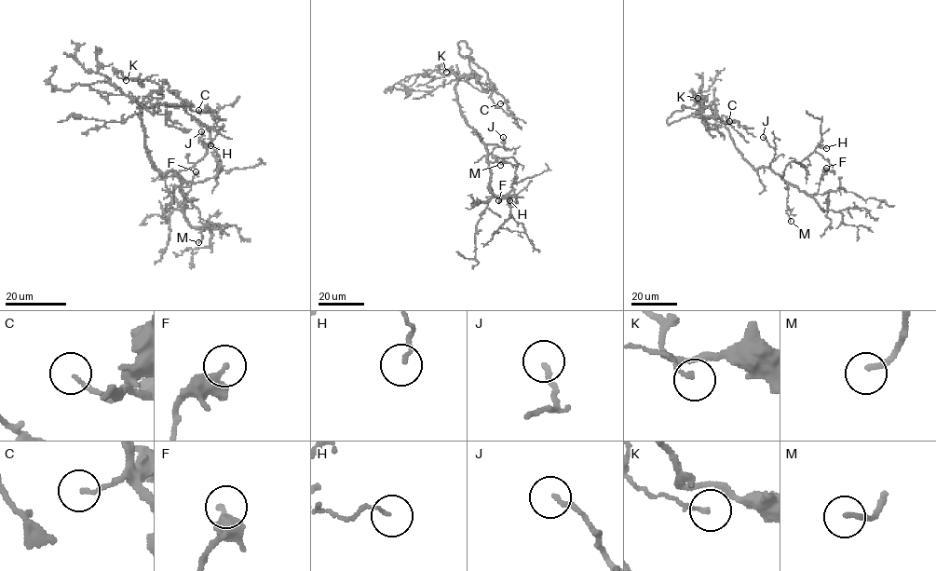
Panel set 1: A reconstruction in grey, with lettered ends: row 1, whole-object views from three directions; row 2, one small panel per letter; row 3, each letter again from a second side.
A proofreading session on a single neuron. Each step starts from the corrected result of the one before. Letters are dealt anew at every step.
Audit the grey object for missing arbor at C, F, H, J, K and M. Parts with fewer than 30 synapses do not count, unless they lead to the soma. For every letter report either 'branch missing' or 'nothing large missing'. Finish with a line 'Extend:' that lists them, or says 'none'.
C: nothing large missing
F: nothing large missing
H: nothing large missing
J: nothing large missing
K: nothing large missing
M: nothing large missing
Extend: none

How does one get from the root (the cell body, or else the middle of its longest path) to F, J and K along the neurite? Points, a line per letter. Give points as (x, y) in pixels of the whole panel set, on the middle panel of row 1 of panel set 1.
F: (463, 117), (486, 150), (491, 173), (487, 188), (498, 200)
J: (463, 117), (485, 143), (497, 143), (507, 150), (501, 142), (503, 137)
K: (463, 117), (455, 93), (458, 78), (475, 76), (494, 86), (484, 89), (476, 73), (458, 80), (446, 72)

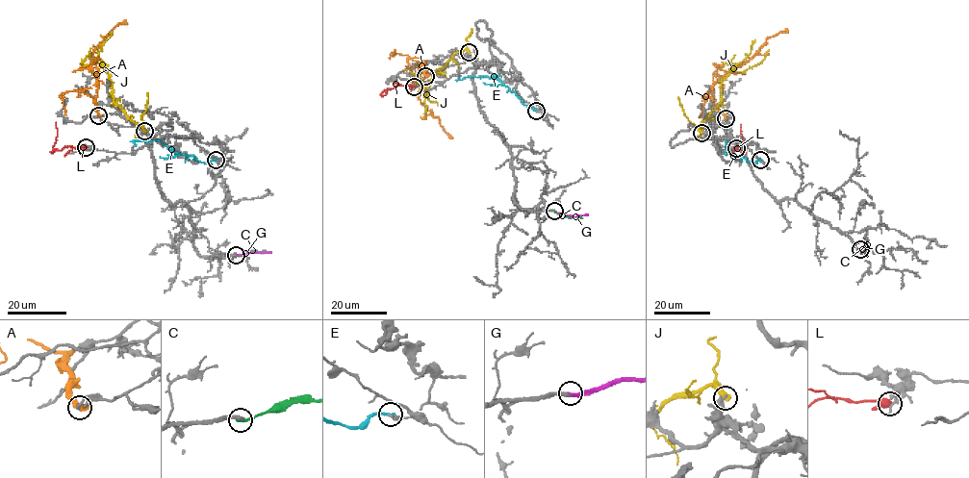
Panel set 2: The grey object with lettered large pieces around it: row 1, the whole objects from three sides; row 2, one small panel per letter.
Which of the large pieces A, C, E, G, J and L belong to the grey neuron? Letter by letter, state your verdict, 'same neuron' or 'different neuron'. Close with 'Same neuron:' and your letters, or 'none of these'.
A: different neuron
C: different neuron
E: different neuron
G: same neuron
J: different neuron
L: different neuron
Same neuron: G

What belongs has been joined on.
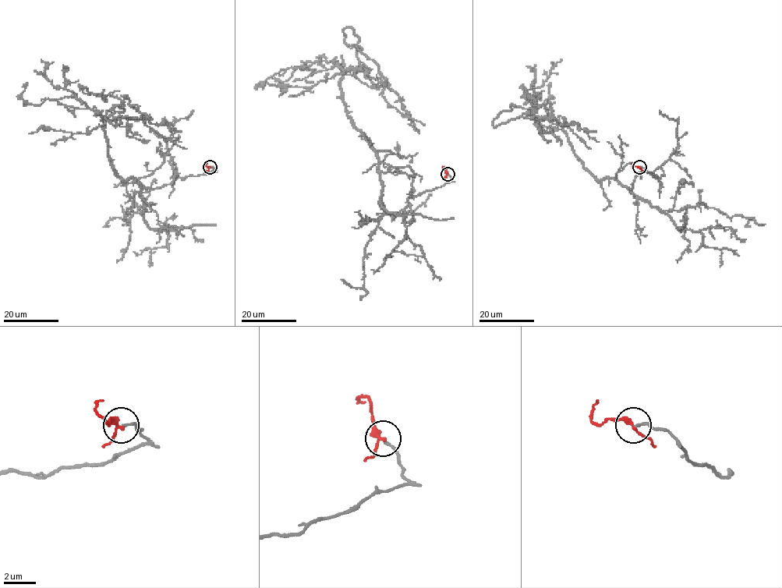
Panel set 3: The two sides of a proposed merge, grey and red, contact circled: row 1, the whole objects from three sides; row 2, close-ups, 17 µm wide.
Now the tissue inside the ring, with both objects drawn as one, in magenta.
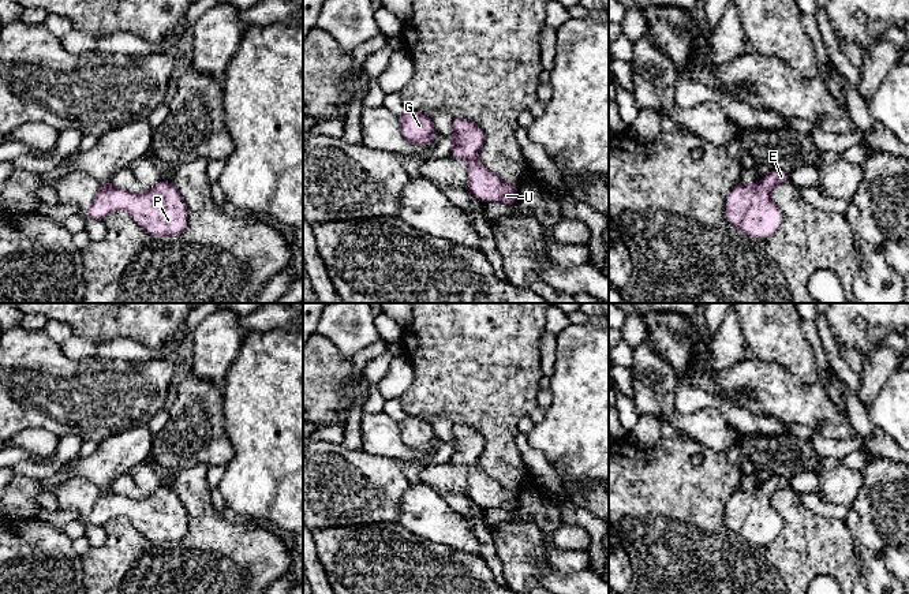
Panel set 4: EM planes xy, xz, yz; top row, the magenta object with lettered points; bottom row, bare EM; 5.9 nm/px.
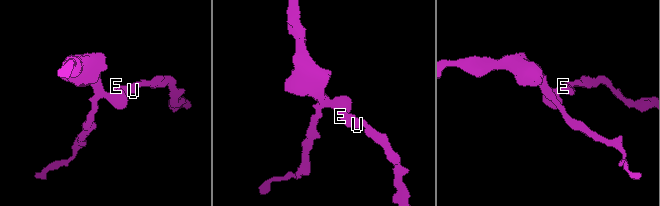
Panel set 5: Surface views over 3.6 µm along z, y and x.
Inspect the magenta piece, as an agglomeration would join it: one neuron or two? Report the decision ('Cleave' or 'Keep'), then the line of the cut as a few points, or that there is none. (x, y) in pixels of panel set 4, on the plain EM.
Keep. No split

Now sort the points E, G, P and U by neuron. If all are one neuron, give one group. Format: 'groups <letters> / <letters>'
groups E G P U

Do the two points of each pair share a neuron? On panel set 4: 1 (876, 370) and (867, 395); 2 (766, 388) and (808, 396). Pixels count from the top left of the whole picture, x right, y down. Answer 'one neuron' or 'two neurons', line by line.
1: one neuron
2: one neuron

